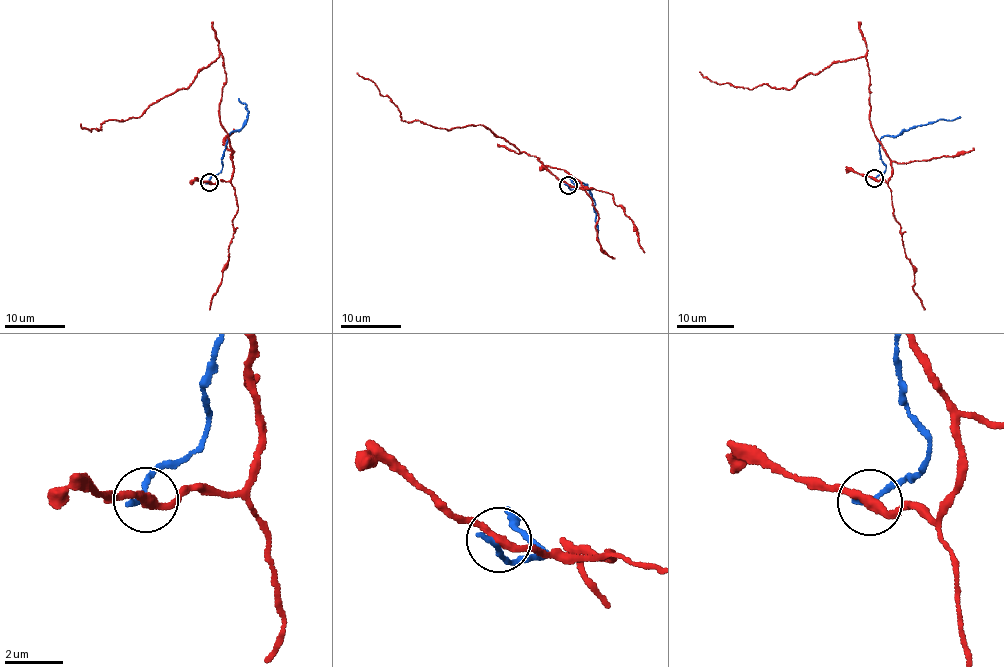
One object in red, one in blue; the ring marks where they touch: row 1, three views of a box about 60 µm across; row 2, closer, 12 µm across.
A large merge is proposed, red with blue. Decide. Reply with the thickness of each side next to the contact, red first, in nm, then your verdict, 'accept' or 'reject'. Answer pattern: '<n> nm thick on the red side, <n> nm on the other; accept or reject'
280 nm thick on the red side, 240 nm on the other; reject

